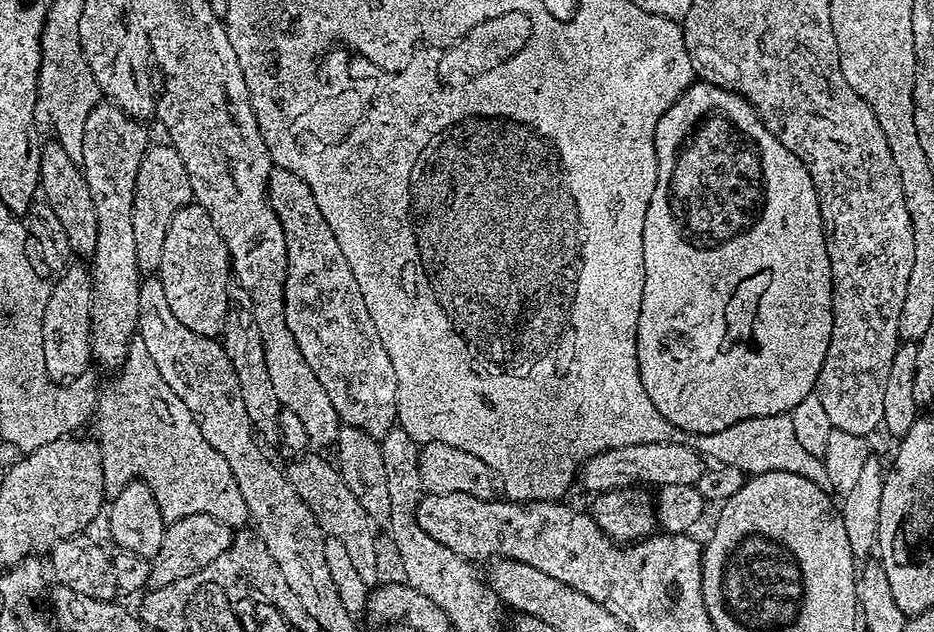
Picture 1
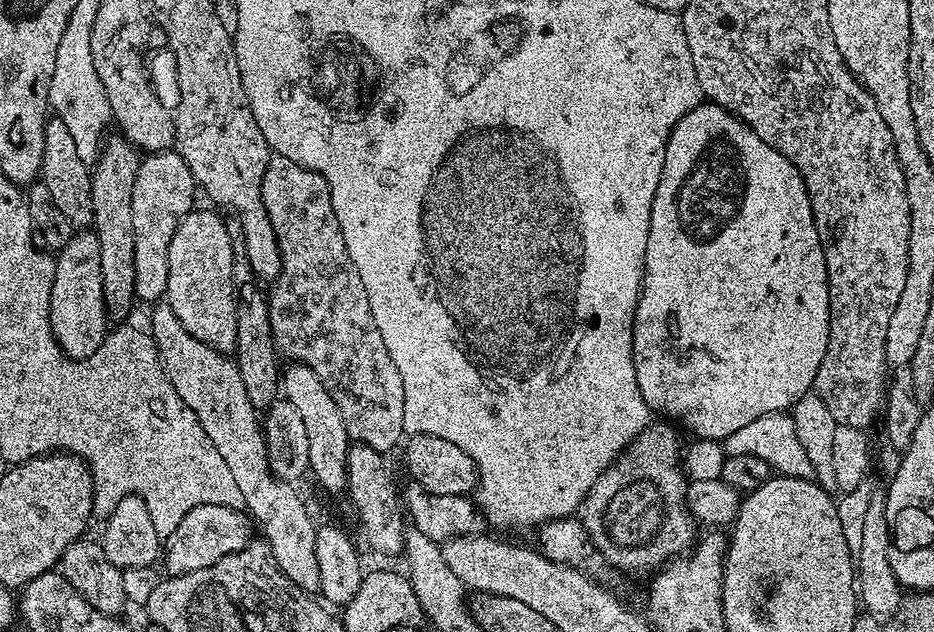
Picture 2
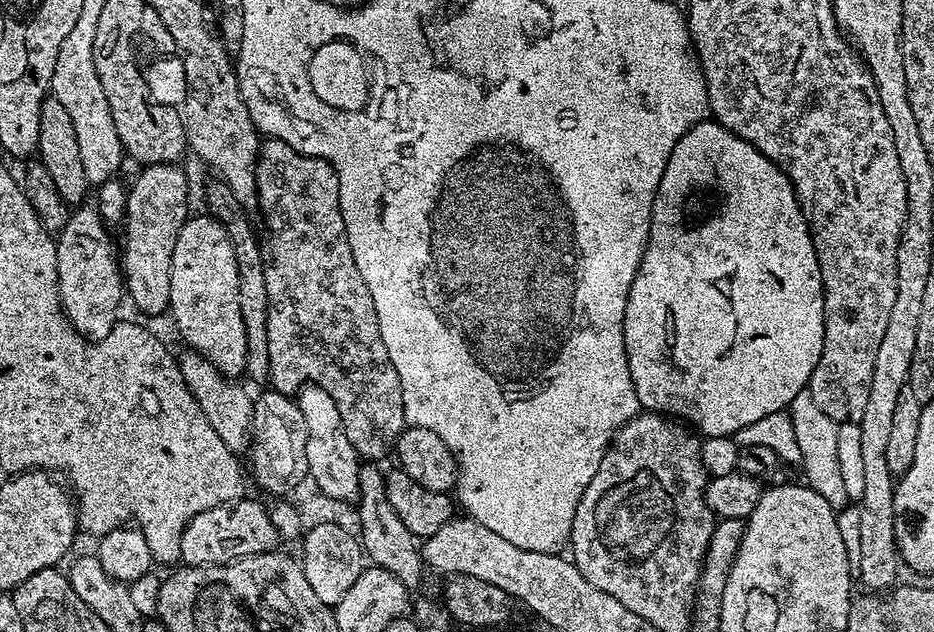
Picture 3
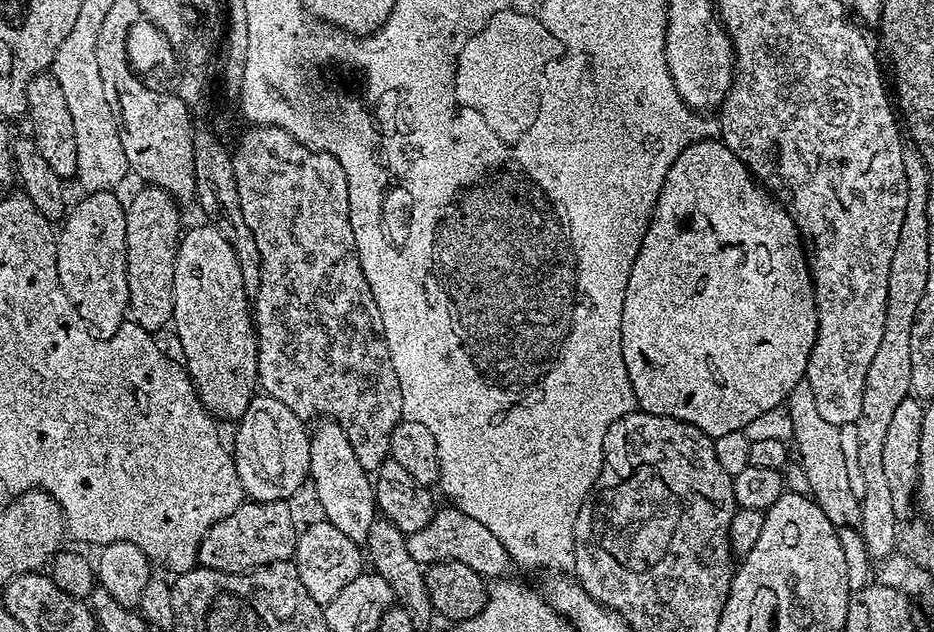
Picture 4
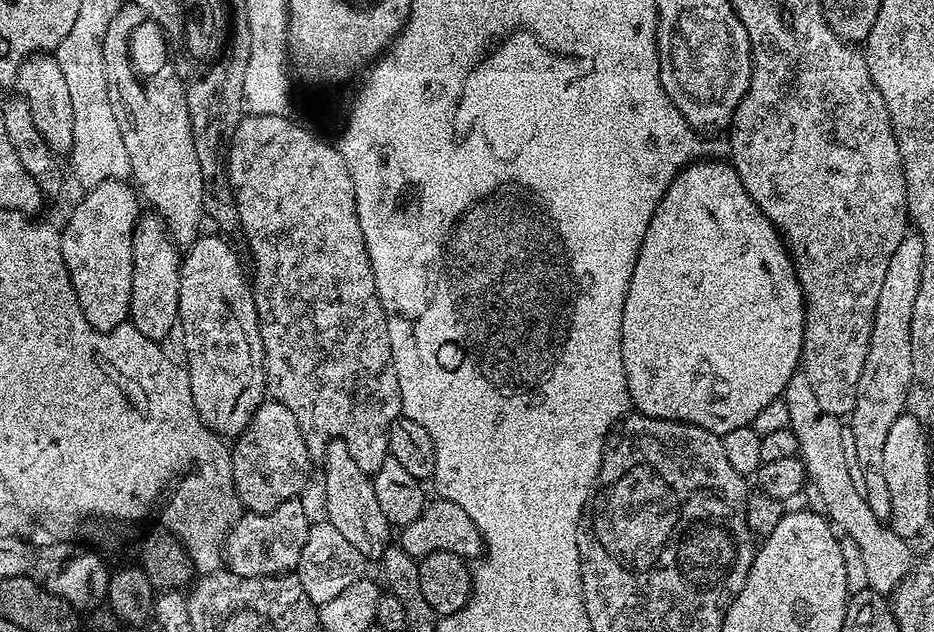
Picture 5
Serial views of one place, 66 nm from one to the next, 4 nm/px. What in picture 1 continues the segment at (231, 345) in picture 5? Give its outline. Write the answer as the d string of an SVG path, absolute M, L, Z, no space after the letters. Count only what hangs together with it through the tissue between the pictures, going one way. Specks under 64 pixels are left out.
M195 202L178 210L174 222L170 222L170 230L166 230L158 278L166 290L166 302L170 302L170 310L174 310L182 326L190 326L190 330L213 338L223 333L230 307L228 276L230 280L232 275L228 247L208 211Z

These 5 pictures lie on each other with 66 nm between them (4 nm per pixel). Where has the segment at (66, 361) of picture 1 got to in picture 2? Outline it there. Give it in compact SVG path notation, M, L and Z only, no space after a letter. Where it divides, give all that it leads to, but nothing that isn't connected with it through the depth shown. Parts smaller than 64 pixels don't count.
M80 230L70 238L65 248L59 249L55 257L56 273L52 283L50 294L50 326L56 341L64 354L71 360L85 360L90 354L94 354L102 345L104 337L109 331L110 313L104 307L104 290L102 288L102 274L100 273L100 251L98 250L98 238L95 231Z

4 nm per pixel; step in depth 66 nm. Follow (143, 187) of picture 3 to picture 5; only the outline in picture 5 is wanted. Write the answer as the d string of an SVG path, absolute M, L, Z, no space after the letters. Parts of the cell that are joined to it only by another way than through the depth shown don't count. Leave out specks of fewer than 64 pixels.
M145 211L136 221L136 229L132 235L132 289L128 314L138 334L146 334L146 338L164 342L172 328L174 332L177 327L180 318L178 290L181 259L181 249L168 237L164 219L157 216L155 211Z

